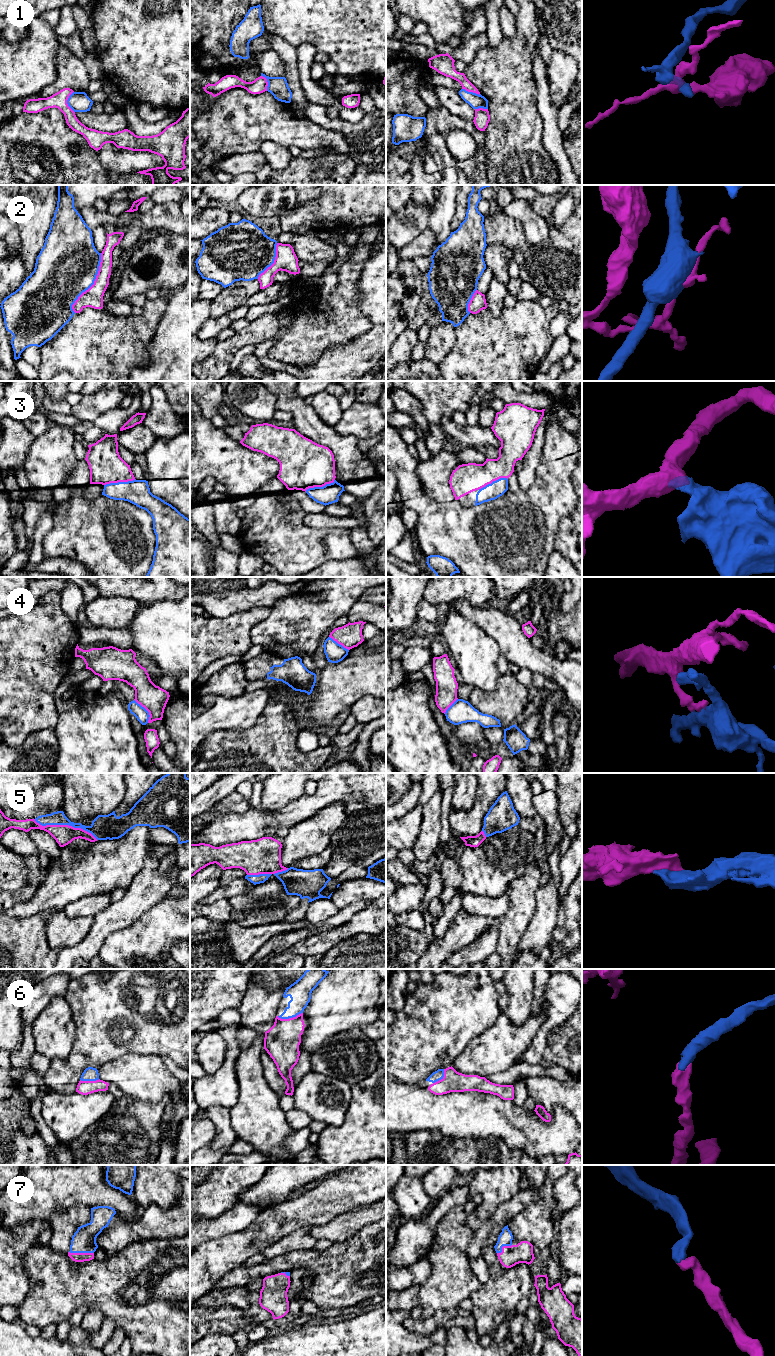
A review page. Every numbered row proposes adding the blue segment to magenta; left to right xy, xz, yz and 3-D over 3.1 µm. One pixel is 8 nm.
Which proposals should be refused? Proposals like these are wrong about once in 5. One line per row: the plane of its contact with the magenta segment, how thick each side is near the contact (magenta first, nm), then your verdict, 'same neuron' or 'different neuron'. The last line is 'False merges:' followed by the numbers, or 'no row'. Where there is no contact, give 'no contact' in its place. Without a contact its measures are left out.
1: contact in xy; calibres 130 and 160 nm; different neuron
2: contact in xy; calibres 160 and 480 nm; different neuron
3: contact in xy; calibres 280 and 200 nm; same neuron
4: contact in xy; calibres 200 and 110 nm; different neuron
5: contact in xy; calibres 160 and 120 nm; same neuron
6: contact in xz; calibres 280 and 180 nm; same neuron
7: contact in xy; calibres 80 and 190 nm; same neuron
False merges: 1, 2, 4

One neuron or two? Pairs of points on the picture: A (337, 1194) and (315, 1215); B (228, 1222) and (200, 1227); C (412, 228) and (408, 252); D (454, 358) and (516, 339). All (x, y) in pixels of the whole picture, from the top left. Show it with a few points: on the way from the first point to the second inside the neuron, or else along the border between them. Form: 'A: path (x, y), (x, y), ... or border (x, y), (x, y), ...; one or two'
A: path (332, 1198), (320, 1210); one
B: path (221, 1226), (207, 1227); one
C: border (428, 226), (398, 250); two
D: path (469, 356), (481, 350), (501, 350); one

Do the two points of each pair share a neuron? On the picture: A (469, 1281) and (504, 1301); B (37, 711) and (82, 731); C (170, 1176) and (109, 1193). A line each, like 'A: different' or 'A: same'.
A: different
B: different
C: different

